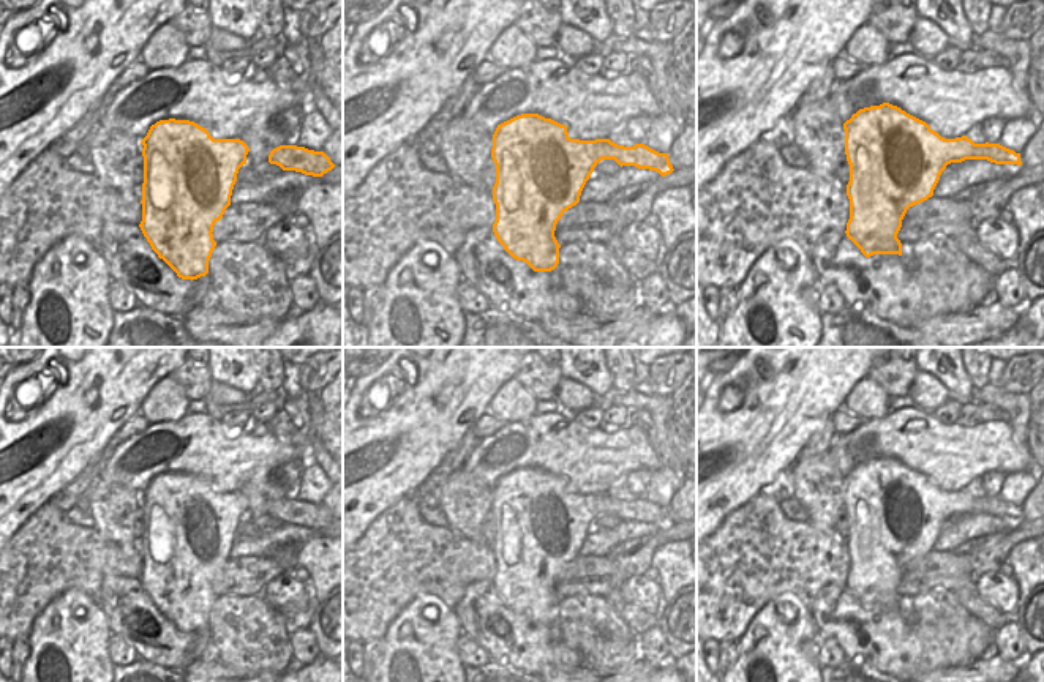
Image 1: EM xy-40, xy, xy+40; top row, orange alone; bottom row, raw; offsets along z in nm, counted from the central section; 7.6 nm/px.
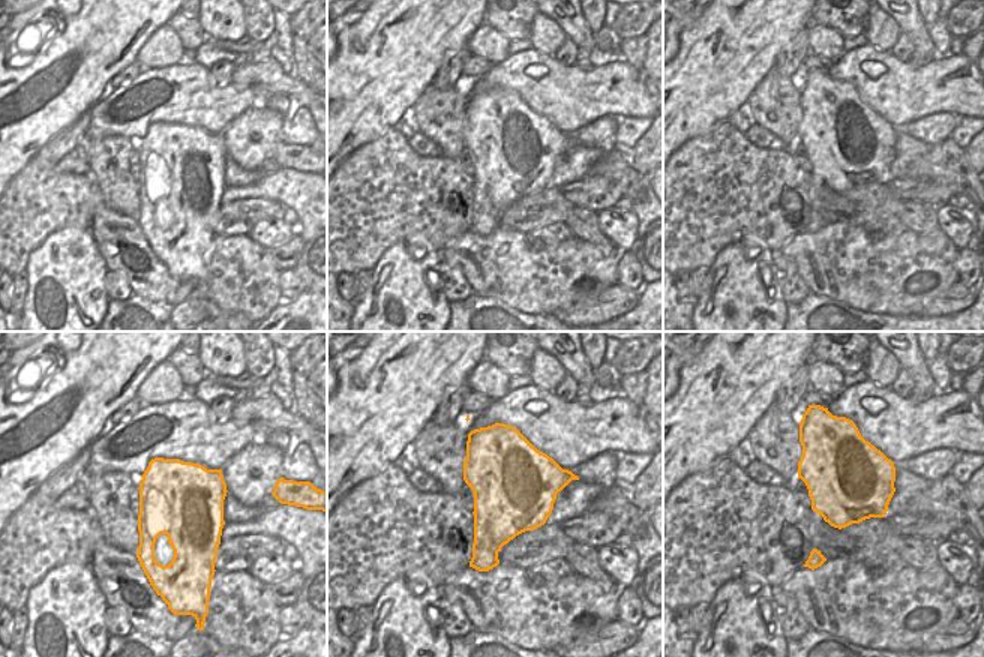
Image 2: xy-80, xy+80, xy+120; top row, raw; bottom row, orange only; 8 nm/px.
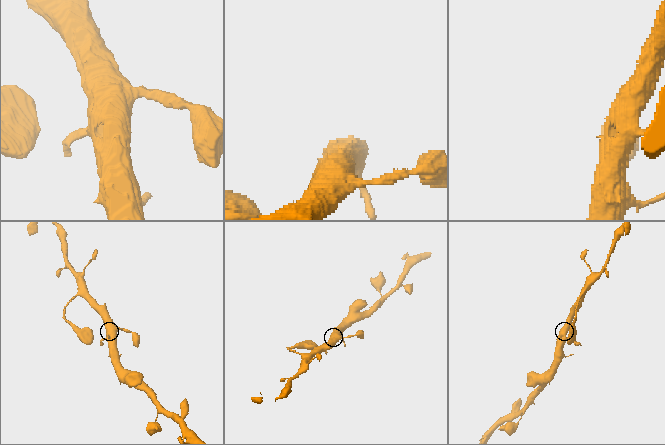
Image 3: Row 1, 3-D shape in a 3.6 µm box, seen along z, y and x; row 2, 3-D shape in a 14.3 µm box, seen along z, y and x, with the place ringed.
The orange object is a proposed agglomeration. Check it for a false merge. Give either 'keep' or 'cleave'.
keep

